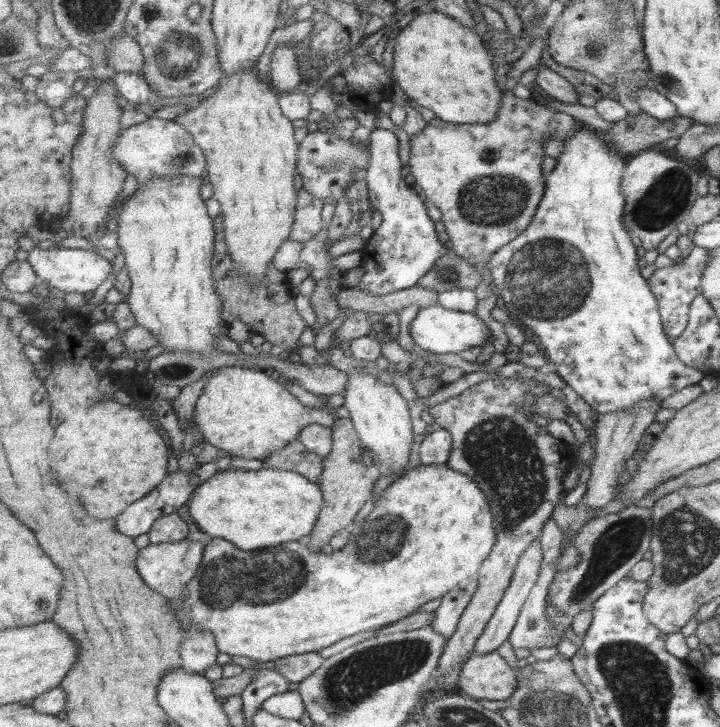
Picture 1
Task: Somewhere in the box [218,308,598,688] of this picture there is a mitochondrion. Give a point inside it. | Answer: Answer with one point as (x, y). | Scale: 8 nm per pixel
(503, 456)

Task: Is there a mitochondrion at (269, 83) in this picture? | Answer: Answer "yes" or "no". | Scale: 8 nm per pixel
no

